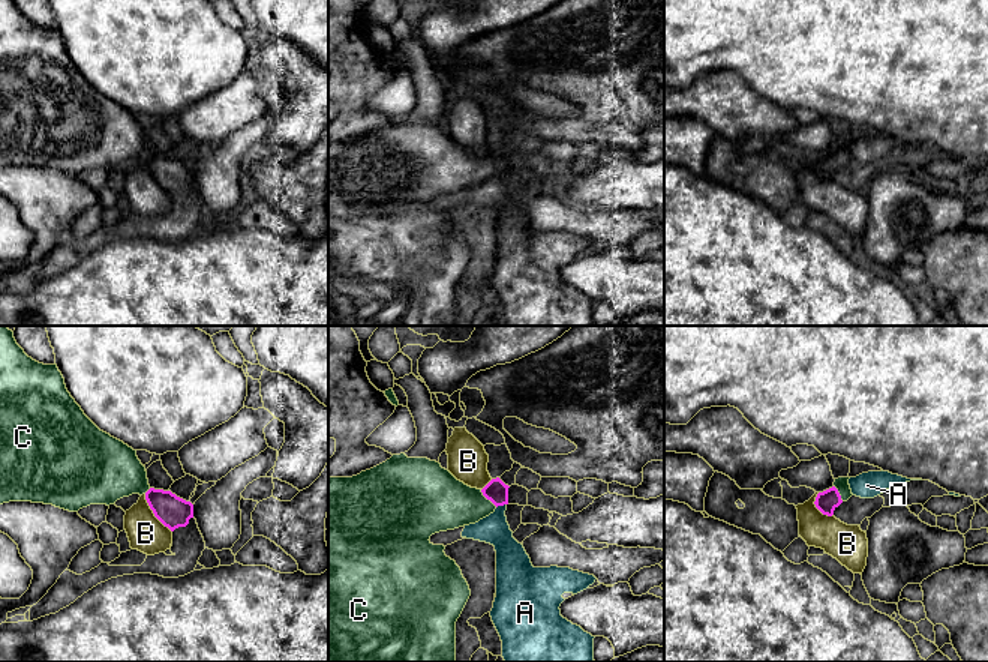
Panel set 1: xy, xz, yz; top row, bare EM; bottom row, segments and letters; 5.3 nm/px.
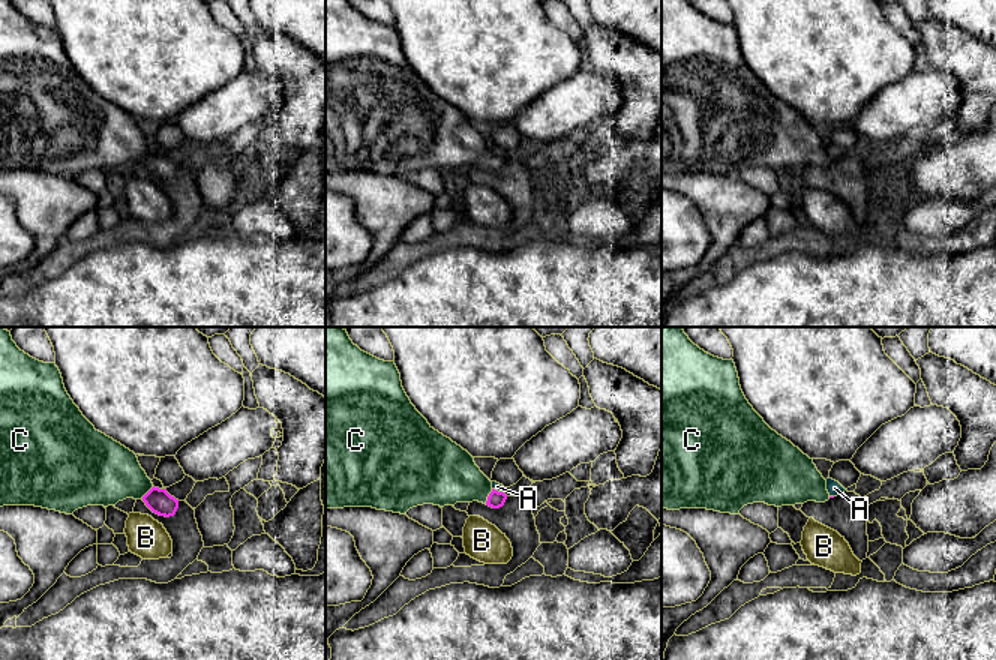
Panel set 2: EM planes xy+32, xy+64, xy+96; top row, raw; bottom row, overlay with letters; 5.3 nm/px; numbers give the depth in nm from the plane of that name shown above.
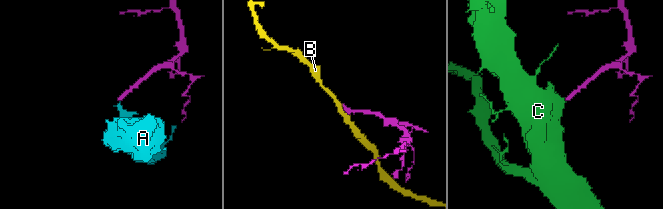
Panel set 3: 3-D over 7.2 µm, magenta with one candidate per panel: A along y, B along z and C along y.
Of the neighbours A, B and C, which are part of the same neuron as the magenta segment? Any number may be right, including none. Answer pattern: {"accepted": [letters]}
{"accepted": ["C"]}

